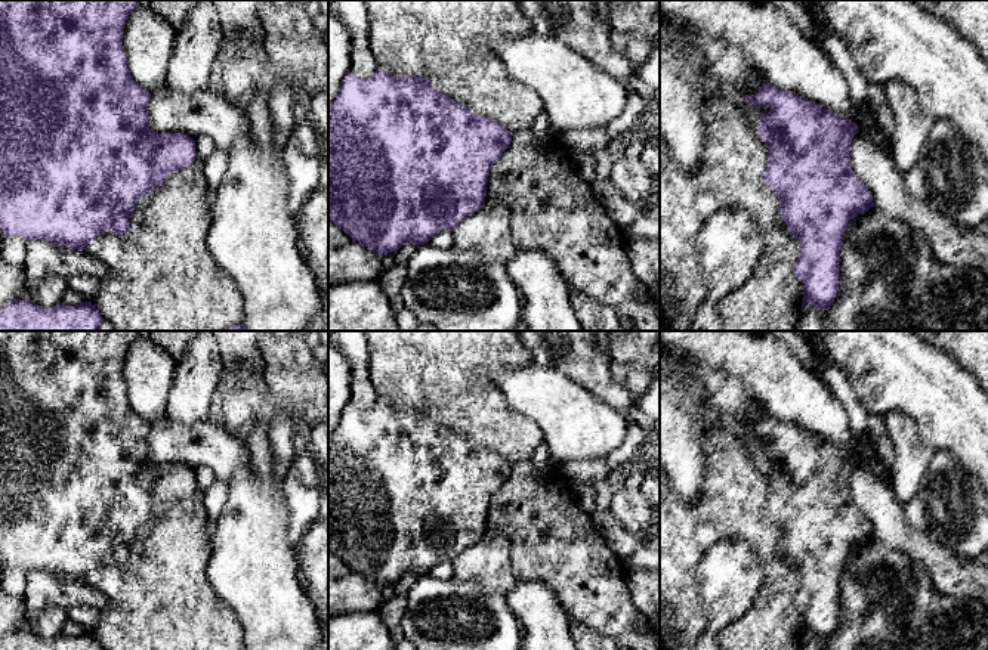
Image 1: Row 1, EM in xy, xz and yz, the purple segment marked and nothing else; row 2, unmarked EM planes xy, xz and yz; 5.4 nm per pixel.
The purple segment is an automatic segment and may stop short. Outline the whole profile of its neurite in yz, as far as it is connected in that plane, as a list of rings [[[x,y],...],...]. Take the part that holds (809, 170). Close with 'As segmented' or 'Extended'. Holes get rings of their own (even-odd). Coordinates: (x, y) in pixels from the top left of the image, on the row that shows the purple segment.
[[[765,83],[753,96],[744,95],[742,100],[757,111],[763,106],[771,108],[768,114],[760,114],[757,126],[759,137],[768,145],[768,168],[763,182],[778,196],[787,230],[800,245],[794,273],[803,282],[802,307],[811,303],[816,310],[828,312],[839,292],[840,247],[849,222],[874,207],[873,195],[850,167],[850,142],[858,126],[831,109],[802,99],[796,93],[778,90],[769,83]]]. As segmented

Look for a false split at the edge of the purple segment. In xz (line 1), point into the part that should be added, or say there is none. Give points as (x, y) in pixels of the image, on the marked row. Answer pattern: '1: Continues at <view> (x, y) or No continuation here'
1: No continuation here

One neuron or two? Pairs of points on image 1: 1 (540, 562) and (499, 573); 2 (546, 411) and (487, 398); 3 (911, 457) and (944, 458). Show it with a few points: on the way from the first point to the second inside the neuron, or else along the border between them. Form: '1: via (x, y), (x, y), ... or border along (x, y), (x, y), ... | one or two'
1: border along (503, 535), (509, 541), (509, 565), (518, 581) | two
2: border along (493, 370), (493, 383), (506, 404), (534, 423) | two
3: border along (936, 451), (919, 491) | two

